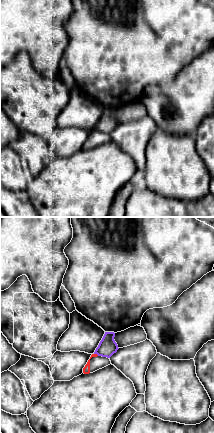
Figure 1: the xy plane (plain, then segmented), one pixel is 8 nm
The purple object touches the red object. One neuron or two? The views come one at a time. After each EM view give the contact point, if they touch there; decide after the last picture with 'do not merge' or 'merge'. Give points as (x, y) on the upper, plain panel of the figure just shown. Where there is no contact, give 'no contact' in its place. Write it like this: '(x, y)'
(96, 129)

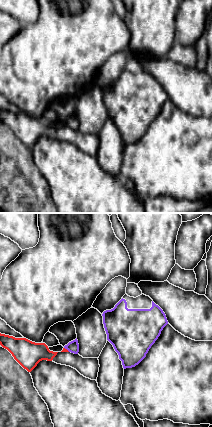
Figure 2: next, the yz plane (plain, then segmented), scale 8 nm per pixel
(67, 125)

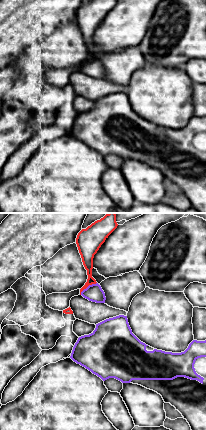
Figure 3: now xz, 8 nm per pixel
(88, 62)

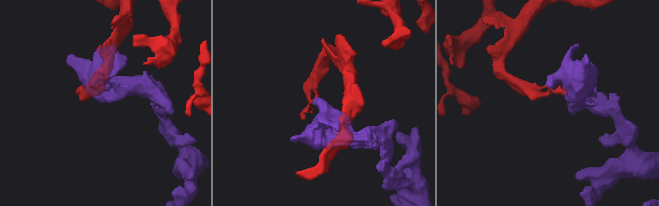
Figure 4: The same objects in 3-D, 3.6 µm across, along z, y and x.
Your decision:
do not merge

